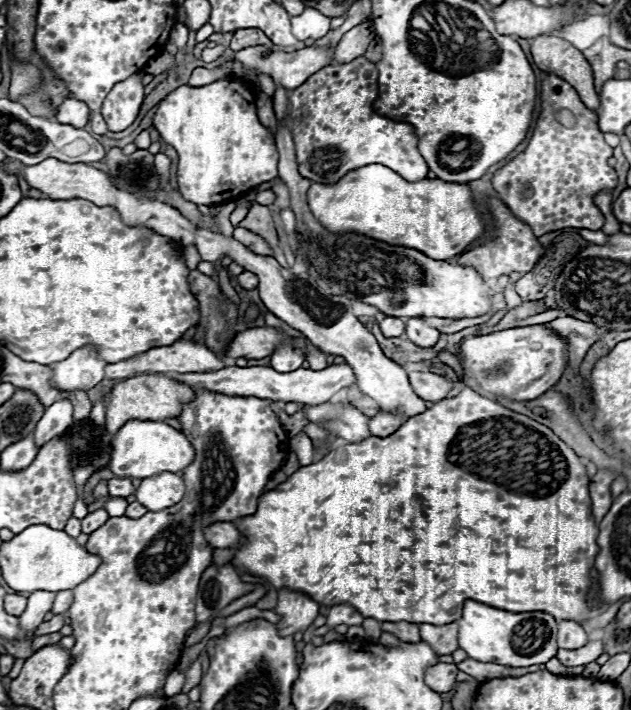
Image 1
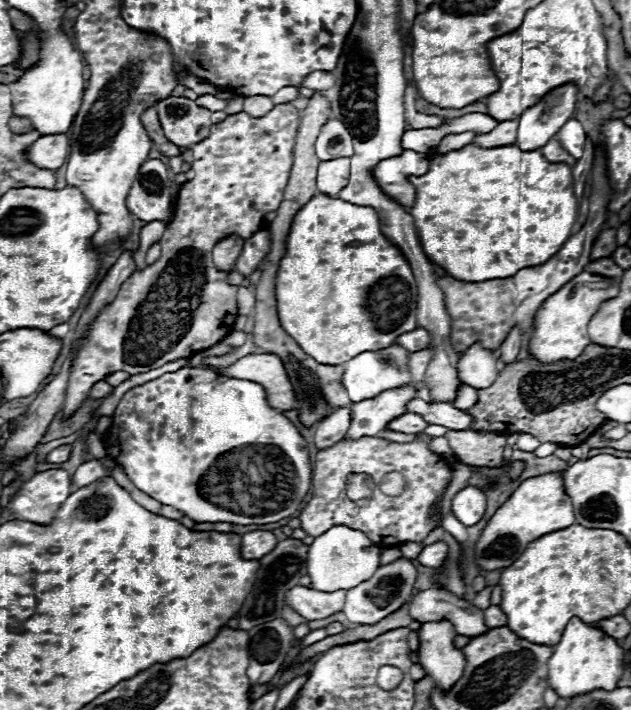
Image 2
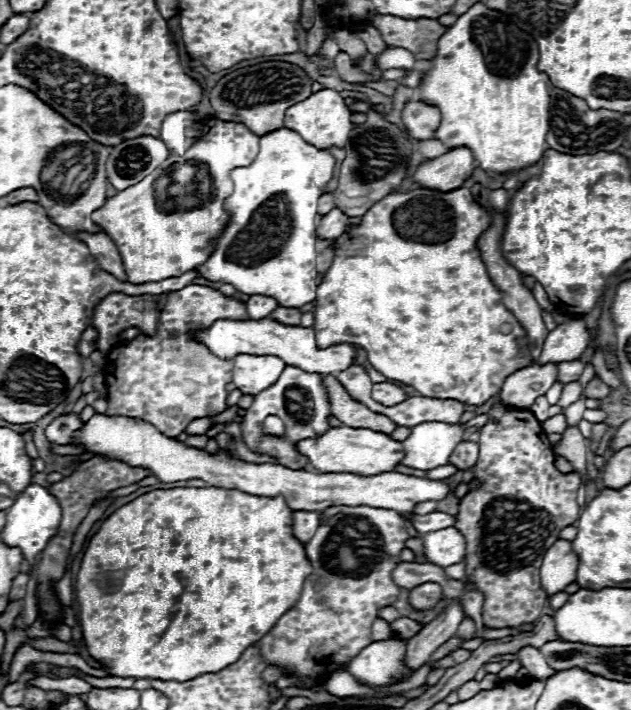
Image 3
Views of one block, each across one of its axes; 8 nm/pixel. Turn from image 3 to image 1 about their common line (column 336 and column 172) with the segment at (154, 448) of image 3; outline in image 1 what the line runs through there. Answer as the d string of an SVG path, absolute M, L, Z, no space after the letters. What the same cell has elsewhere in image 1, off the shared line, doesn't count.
M160 472L144 478L136 490L136 502L156 512L178 504L184 496L184 480L174 472Z

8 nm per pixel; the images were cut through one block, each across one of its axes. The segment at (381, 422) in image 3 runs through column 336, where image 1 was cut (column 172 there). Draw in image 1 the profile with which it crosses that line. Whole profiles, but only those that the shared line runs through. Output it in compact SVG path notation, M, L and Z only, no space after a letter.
M140 374L134 378L128 378L112 388L106 398L106 430L110 436L114 436L126 422L130 420L168 420L168 418L180 418L184 406L196 398L196 394L186 388L184 384L178 384L176 380L170 380L166 376L158 374Z

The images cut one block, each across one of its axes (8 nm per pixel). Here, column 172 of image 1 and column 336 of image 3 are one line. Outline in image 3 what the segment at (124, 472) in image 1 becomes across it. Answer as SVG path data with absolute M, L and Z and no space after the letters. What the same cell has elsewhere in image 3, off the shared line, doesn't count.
M350 426L330 428L324 436L316 438L316 440L300 440L298 450L304 456L308 456L310 466L320 474L352 472L352 474L360 474L360 476L374 476L374 474L394 470L404 458L402 442L398 442L382 432L374 432L368 428L350 428Z

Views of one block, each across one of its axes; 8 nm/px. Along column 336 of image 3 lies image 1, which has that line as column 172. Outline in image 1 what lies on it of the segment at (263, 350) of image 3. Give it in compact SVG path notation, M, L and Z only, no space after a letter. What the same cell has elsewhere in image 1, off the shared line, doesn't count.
M178 340L172 346L158 346L158 348L152 348L150 352L144 352L142 356L136 356L136 358L118 362L118 364L108 364L104 378L106 380L128 378L132 372L136 372L136 374L146 374L146 372L160 372L160 374L166 374L166 372L180 372L180 374L186 374L186 372L214 372L218 368L232 365L236 365L236 360L229 359L229 363L222 362L220 358L214 356L214 352L210 352L200 342L194 342L194 340L182 342L182 340Z

